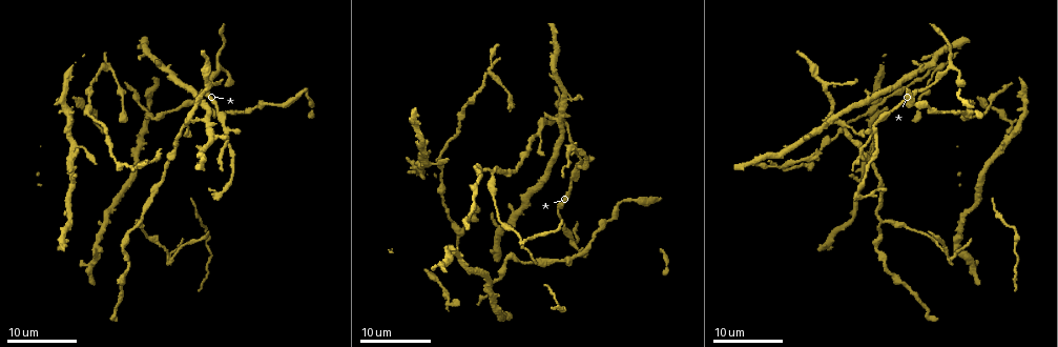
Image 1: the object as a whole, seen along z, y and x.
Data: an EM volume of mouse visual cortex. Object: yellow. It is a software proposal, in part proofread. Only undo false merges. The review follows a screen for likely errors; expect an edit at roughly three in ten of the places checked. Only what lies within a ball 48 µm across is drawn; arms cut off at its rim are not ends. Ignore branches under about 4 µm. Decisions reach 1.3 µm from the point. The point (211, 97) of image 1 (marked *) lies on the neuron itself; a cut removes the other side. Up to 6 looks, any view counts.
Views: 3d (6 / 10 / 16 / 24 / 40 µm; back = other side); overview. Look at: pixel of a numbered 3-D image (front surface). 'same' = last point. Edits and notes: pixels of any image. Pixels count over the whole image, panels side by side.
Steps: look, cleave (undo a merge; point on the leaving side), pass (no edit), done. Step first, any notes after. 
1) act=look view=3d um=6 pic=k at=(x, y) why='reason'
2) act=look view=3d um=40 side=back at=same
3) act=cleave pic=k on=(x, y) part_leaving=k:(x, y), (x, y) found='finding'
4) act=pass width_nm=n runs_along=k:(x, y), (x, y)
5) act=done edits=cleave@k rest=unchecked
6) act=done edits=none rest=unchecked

act=look view=3d um=24 pic=1 at=(226, 134) why='four or more arms meet'

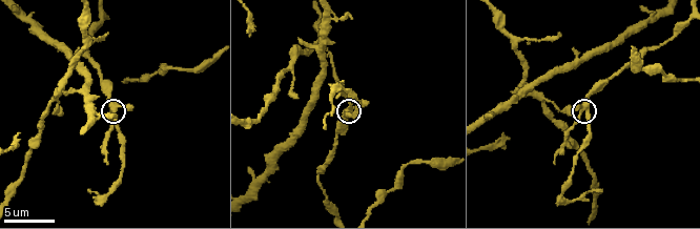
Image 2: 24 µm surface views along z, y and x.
act=look view=3d um=10 pic=2 at=(581, 111)

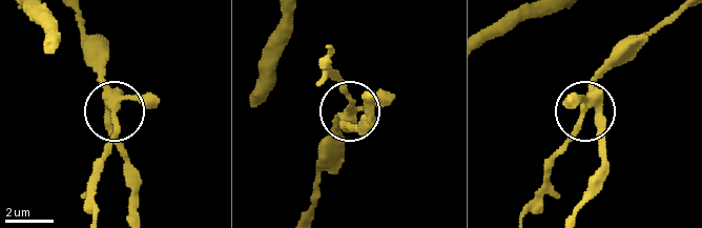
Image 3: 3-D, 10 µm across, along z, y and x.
act=pass runs_along=3:(76, 13), (87, 67), (116, 115), (103, 156) found='continuous, no second neuron'

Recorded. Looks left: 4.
act=look view=3d um=6 pic=2 at=(517, 38) why='small branch off a trunk'

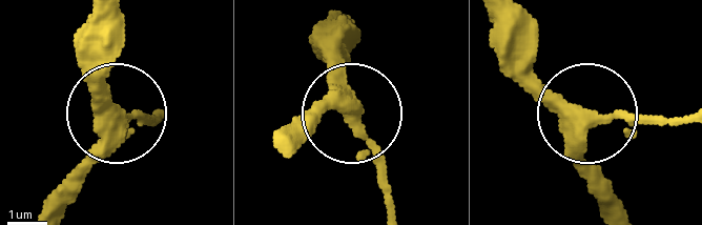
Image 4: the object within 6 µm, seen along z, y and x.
act=pass side_arm_um=5 arms=3 found='all the same neuron'

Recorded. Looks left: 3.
act=look view=3d um=16 pic=1 at=(872, 118) why='branch point'

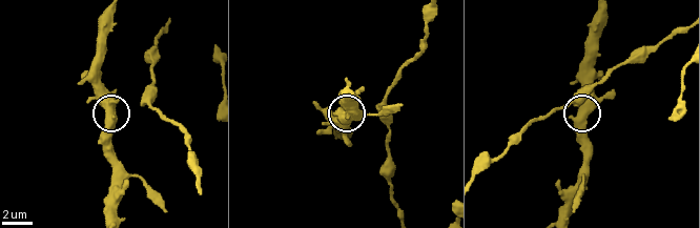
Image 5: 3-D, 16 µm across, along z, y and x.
act=look view=3d um=6 pic=5 at=(586, 115)

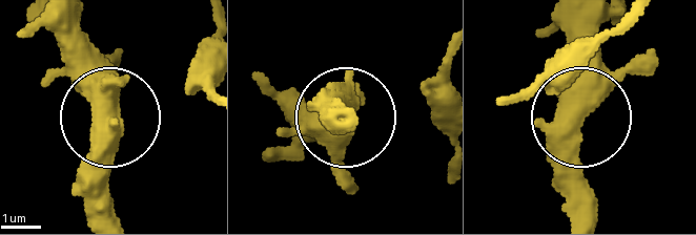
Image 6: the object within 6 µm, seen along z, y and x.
act=pass arms=3 found='one neuron here'

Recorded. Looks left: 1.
act=done edits=none rest=unchecked

